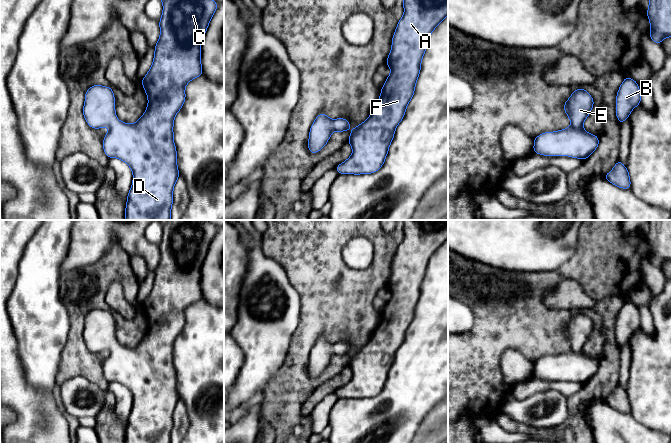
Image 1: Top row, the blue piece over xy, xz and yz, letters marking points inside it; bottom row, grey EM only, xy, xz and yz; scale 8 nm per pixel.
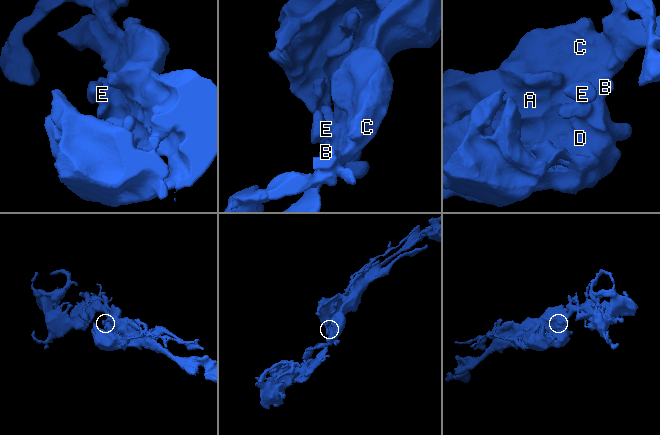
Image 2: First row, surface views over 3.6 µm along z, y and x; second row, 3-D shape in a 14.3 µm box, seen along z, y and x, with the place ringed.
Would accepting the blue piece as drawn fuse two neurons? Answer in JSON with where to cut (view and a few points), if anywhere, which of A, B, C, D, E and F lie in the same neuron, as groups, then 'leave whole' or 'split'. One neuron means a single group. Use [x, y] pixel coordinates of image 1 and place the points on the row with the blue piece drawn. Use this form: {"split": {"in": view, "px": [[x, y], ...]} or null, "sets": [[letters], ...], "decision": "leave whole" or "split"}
{"split": null, "sets": [["A", "B", "C", "D", "E", "F"]], "decision": "leave whole"}

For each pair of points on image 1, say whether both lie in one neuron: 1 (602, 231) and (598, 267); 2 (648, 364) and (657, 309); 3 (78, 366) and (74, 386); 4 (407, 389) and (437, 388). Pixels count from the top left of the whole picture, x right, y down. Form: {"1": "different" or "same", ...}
{"1": "same", "2": "same", "3": "different", "4": "same"}

